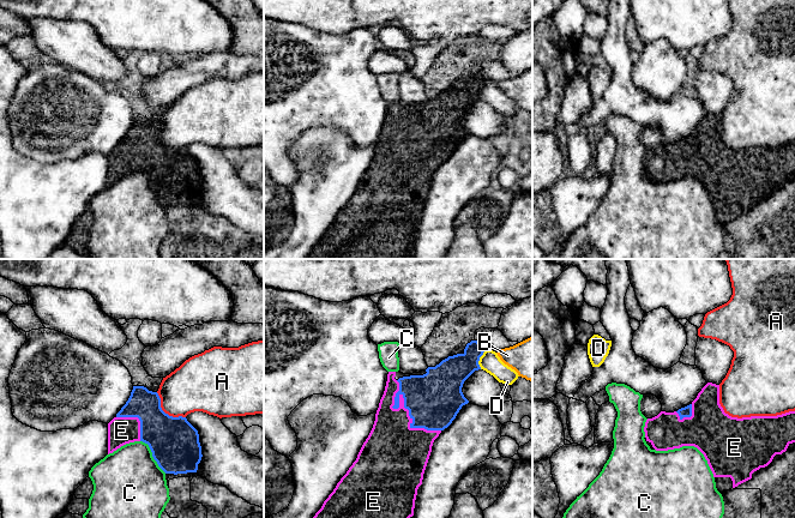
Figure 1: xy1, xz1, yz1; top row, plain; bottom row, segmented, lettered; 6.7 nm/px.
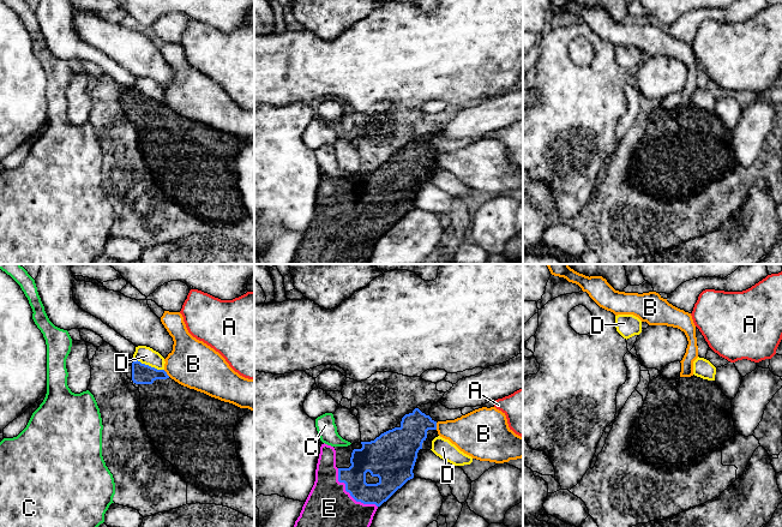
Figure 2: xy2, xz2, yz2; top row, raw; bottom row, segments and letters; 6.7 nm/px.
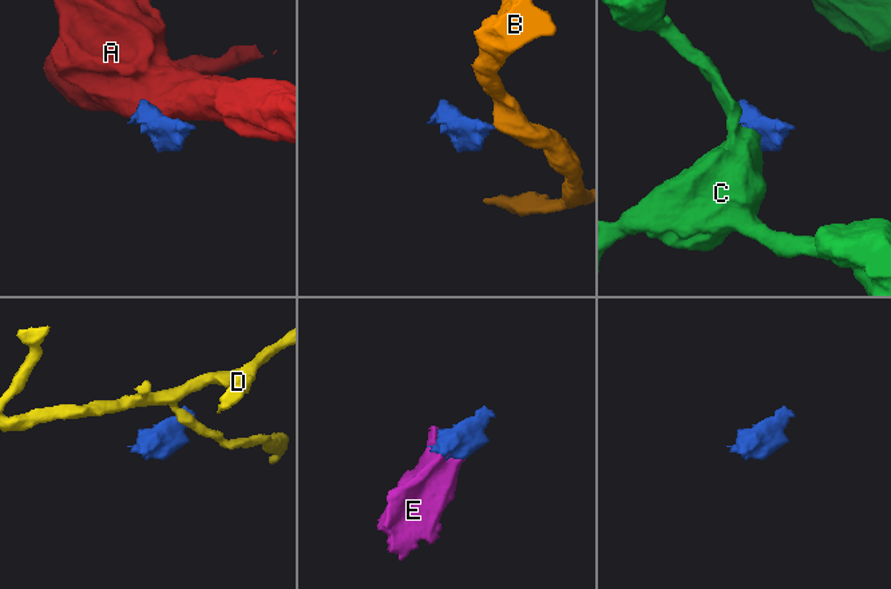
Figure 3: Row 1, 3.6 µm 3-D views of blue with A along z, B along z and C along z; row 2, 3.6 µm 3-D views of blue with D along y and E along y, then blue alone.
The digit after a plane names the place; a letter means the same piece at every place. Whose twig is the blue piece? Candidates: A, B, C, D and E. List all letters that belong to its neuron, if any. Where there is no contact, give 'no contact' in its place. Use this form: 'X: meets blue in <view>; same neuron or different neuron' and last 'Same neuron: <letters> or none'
A: meets blue in xy1; different neuron
B: meets blue in xy2; different neuron
C: meets blue in xy1; different neuron
D: meets blue in xy2; different neuron
E: meets blue in xz1; same neuron
Same neuron: E

